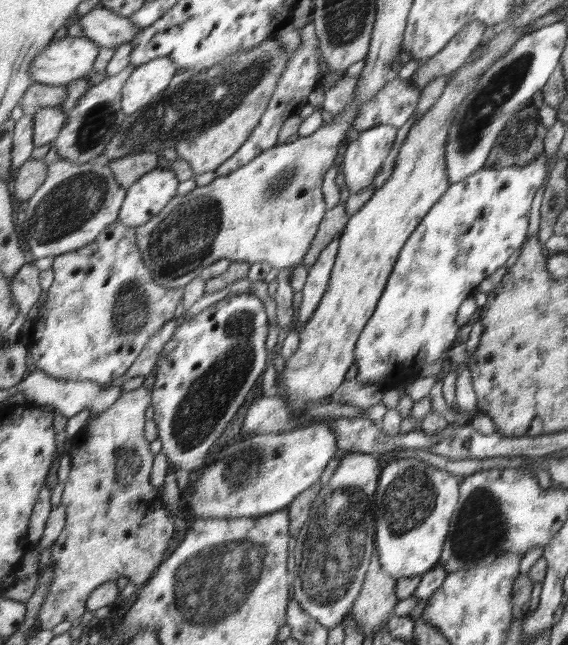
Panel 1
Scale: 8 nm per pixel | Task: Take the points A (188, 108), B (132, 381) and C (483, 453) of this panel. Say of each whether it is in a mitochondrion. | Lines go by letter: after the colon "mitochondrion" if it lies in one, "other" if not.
A: mitochondrion
B: other
C: other

